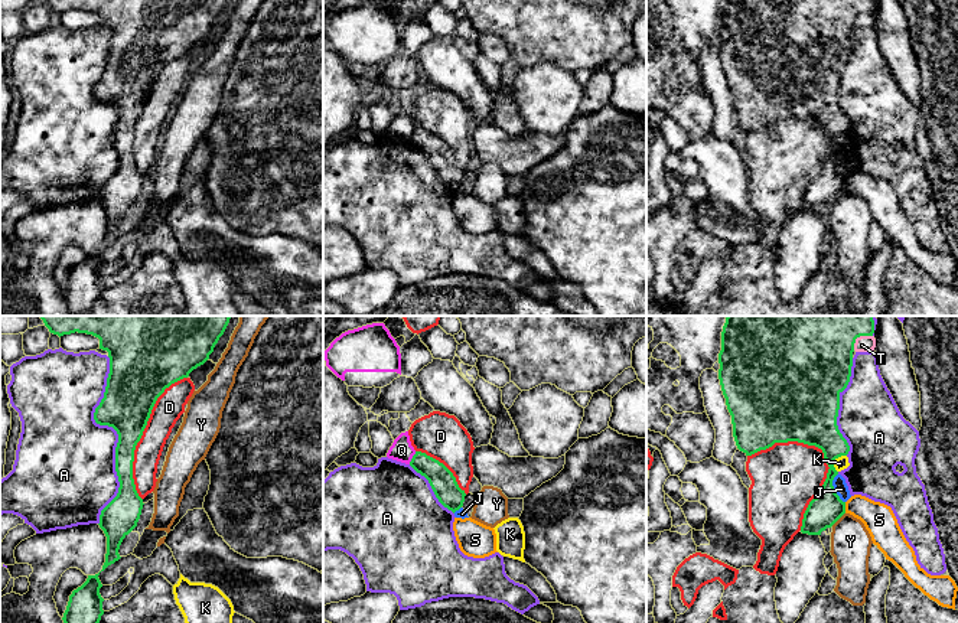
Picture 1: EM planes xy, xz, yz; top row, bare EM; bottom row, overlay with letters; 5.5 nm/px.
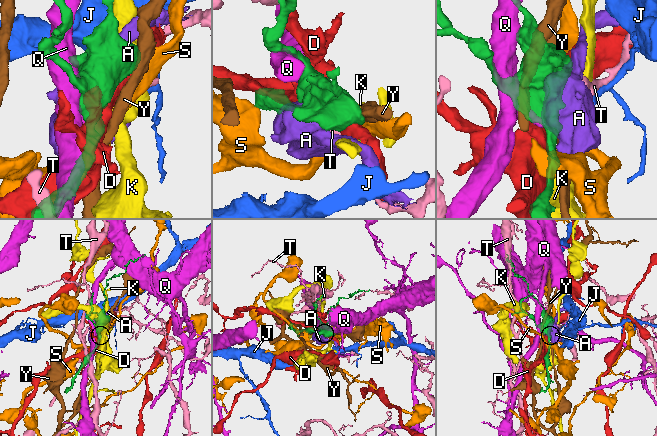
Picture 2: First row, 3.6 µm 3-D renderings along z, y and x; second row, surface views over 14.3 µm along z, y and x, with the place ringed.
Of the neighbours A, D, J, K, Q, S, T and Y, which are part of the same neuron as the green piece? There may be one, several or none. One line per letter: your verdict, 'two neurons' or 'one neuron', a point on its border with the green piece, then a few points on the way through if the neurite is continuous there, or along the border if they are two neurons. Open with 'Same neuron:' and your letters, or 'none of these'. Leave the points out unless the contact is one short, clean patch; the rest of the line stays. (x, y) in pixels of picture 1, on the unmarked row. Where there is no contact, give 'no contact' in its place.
Same neuron: none of these
A: two neurons; contact xy (119, 113)
D: two neurons; contact yz (828, 143)
J: two neurons; contact yz (833, 165); border yz (837, 150), (833, 165), (844, 179)
K: two neurons; contact yz (834, 136); border yz (846, 131), (833, 139), (837, 149)
Q: two neurons; contact xz (413, 134)
S: two neurons; contact yz (844, 185); border yz (844, 179), (846, 189)
T: two neurons; contact yz (859, 13); border yz (872, 12), (860, 12), (853, 26)
Y: two neurons; contact yz (837, 196)

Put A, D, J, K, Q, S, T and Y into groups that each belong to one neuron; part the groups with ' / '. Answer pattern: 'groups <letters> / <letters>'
groups A / D / J / K / Q / S / T / Y

